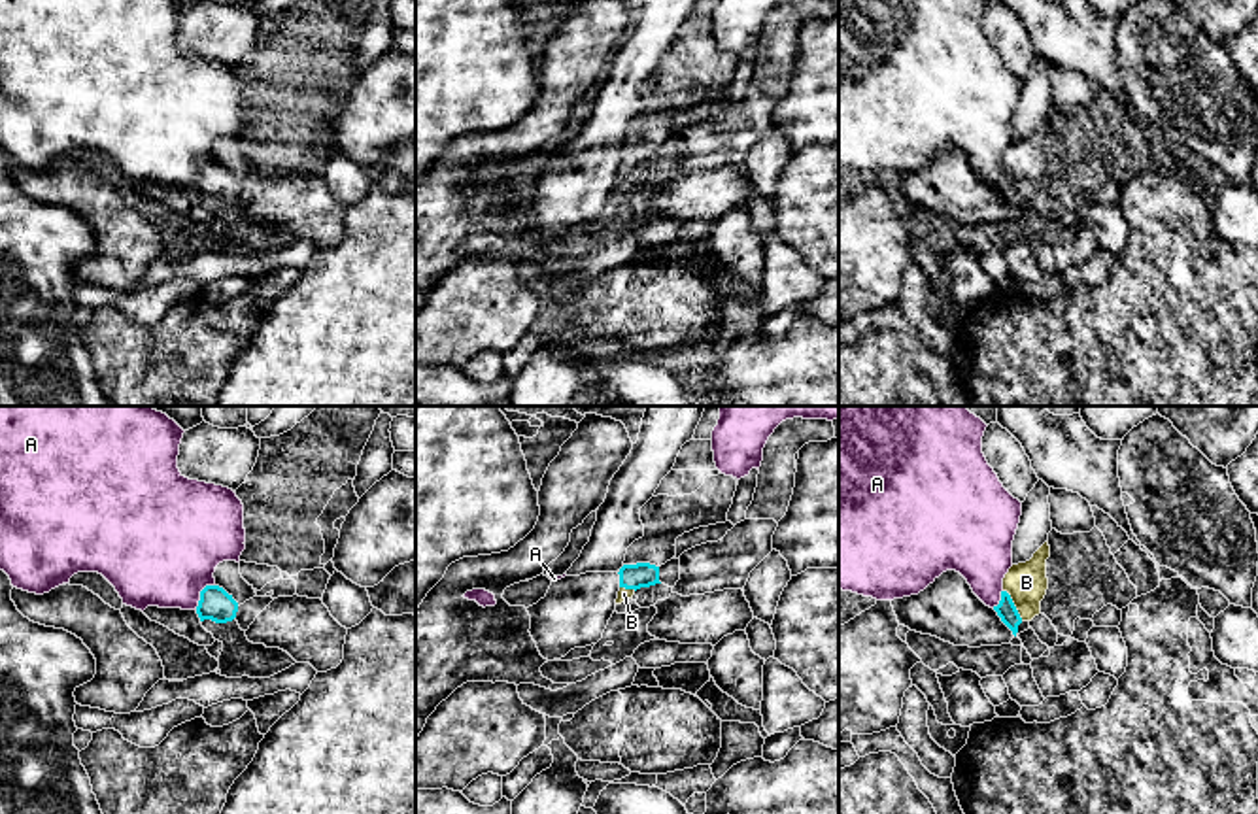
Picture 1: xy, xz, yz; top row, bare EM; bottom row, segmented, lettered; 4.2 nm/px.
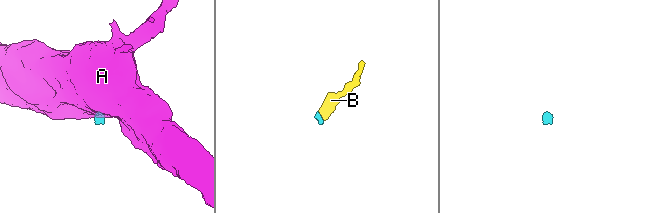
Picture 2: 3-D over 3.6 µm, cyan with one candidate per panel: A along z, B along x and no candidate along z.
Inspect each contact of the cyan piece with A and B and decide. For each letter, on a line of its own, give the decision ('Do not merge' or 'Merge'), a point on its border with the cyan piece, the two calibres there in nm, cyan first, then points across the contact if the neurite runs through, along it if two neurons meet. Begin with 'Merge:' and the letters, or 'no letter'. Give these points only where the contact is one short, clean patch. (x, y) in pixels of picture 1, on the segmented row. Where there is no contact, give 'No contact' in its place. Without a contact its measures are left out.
Merge: B
A: Do not merge. Touches cyan at xy (201, 593). Thickness 140 nm (cyan) against 480 nm. Boundary: xy (214, 584), (201, 592), (195, 609)
B: Merge. Touches cyan at yz (1013, 605). Thickness 80 nm (cyan) against 180 nm. Path across: yz (1005, 609), (1013, 605), (1026, 582)

